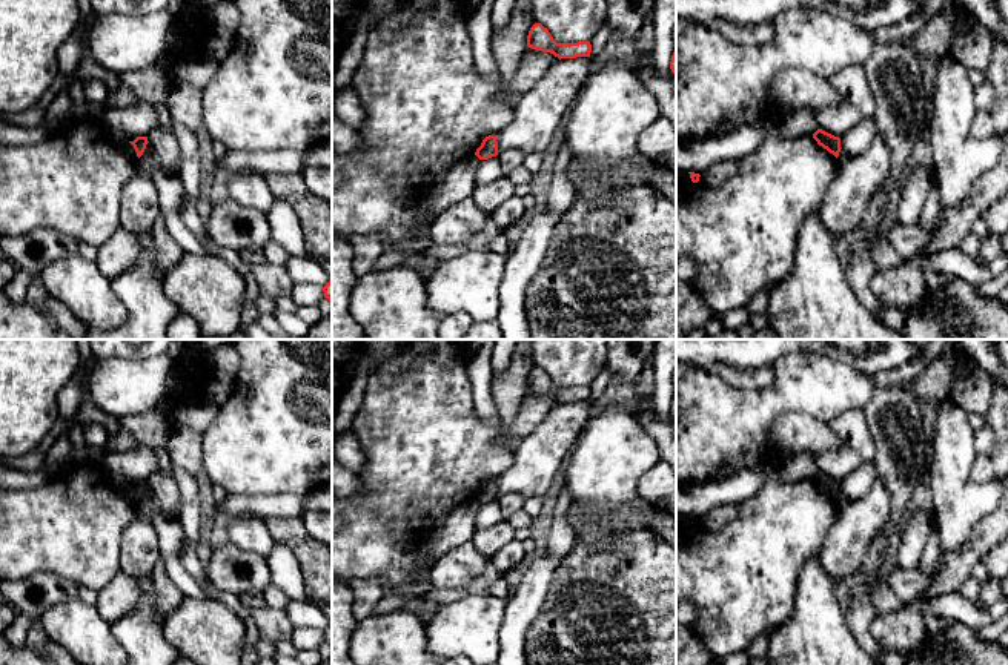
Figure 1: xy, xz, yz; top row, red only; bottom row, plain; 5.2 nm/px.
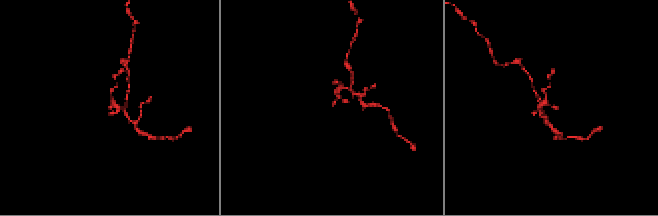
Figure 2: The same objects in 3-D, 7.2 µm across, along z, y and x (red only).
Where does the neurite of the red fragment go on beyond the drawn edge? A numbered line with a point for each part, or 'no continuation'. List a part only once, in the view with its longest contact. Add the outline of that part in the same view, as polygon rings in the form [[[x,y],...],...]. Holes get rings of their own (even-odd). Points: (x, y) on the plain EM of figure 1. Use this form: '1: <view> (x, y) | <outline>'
no continuation

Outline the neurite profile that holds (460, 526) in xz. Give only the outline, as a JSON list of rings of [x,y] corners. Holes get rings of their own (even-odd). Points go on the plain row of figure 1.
[[[473,498],[467,504],[453,510],[443,527],[430,534],[427,561],[438,561],[449,550],[472,541],[475,534],[475,516],[481,504]]]

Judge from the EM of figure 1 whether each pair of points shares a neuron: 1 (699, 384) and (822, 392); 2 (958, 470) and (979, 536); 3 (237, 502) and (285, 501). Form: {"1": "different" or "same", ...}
{"1": "same", "2": "different", "3": "same"}

